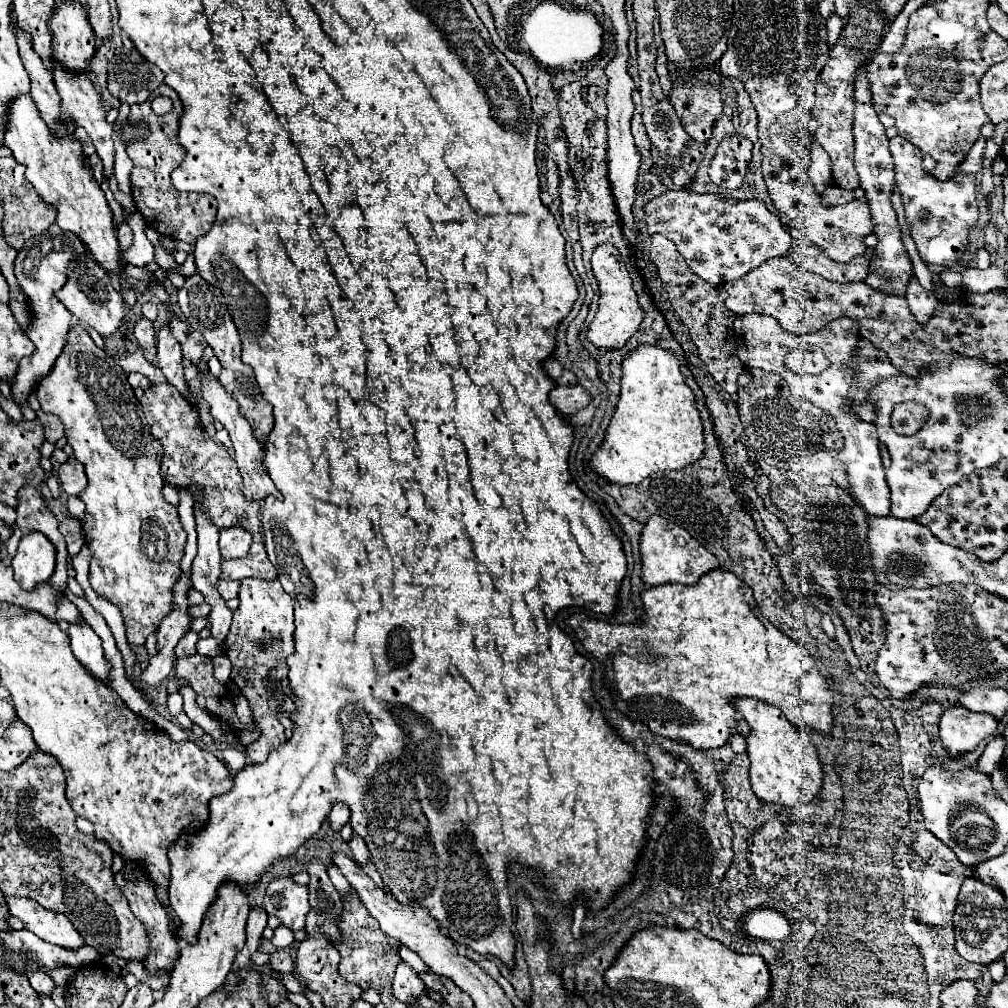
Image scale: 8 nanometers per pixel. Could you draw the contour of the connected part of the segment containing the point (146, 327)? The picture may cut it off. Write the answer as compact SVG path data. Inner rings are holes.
M139 317L135 321L135 337L143 349L143 355L153 363L157 365L157 349L155 349L155 327L153 327L153 321L145 319L145 317Z

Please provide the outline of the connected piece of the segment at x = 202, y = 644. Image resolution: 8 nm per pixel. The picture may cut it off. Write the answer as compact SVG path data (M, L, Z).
M215 637L199 639L197 641L197 653L199 655L207 655L207 657L215 657L215 655L221 653L221 641L217 641Z

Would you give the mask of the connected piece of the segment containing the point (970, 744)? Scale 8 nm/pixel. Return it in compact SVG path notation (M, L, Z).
M953 705L943 711L939 721L939 737L951 755L973 751L983 739L993 735L997 721L989 715L967 711L961 705Z

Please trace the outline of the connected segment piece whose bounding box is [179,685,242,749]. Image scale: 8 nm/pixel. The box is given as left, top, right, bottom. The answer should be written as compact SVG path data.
M183 685L183 687L179 689L179 693L181 693L181 697L183 697L183 709L185 709L185 713L189 715L189 719L193 719L195 725L203 727L216 742L230 745L237 749L242 747L234 733L232 735L223 734L219 721L217 721L211 713L207 713L205 709L199 709L199 707L197 707L197 703L195 703L197 693L195 693L189 685Z

